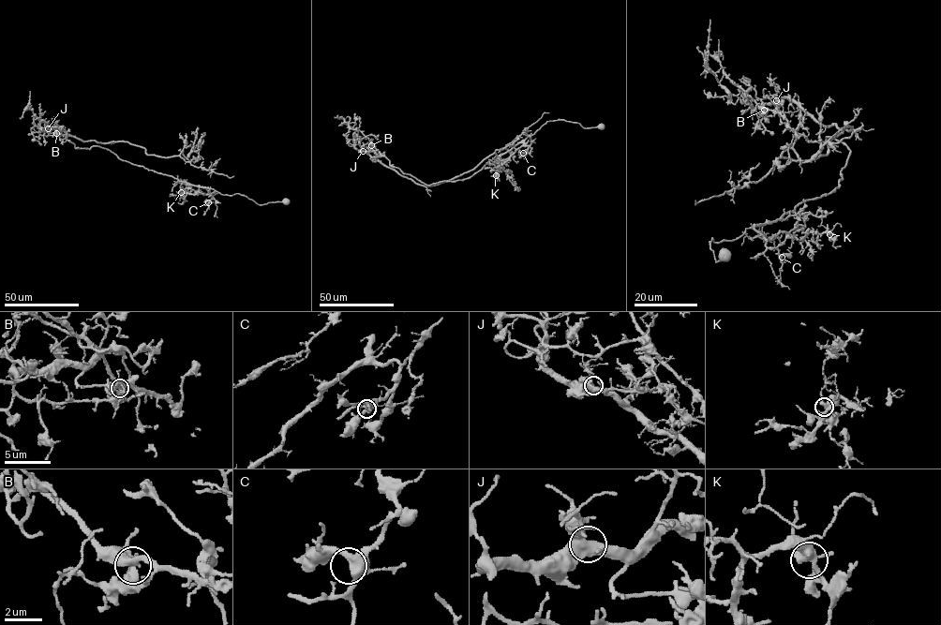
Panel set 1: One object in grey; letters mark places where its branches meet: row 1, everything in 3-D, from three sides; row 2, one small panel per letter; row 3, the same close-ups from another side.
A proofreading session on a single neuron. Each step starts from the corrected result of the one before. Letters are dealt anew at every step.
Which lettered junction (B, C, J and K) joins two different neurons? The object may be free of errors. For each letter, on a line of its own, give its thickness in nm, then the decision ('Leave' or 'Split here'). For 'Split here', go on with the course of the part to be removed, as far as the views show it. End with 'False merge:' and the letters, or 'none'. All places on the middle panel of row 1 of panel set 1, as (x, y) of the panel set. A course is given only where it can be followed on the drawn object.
B: Thickness 440 nm. Split here. Course of the part to remove: (371, 145), (354, 143), (358, 150), (402, 175), (432, 186), (471, 171), (549, 112)
C: Thickness 440 nm. Leave
J: Thickness 480 nm. Leave
K: Thickness 420 nm. Leave
False merge: B

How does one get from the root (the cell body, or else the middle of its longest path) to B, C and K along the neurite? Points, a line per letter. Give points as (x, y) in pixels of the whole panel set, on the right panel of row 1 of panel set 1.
B: (724, 255), (715, 260), (712, 238), (737, 239), (828, 195), (850, 153), (831, 137), (810, 141), (764, 110)
C: (724, 255), (728, 257), (715, 260), (712, 238), (735, 240), (753, 228), (782, 257)
K: (724, 255), (715, 260), (711, 239), (735, 240), (747, 228), (765, 239), (829, 234)

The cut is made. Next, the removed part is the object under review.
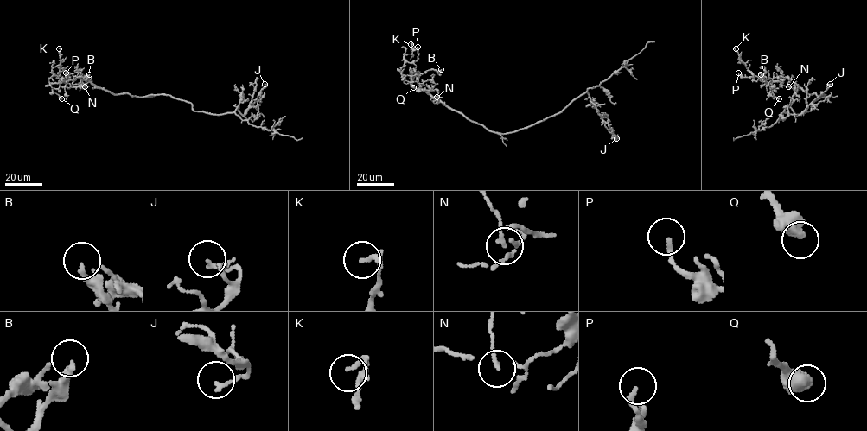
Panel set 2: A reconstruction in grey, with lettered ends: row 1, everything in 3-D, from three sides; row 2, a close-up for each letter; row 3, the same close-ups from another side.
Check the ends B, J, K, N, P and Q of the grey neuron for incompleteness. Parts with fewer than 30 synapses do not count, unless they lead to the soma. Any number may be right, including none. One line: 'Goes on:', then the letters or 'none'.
Goes on: none

